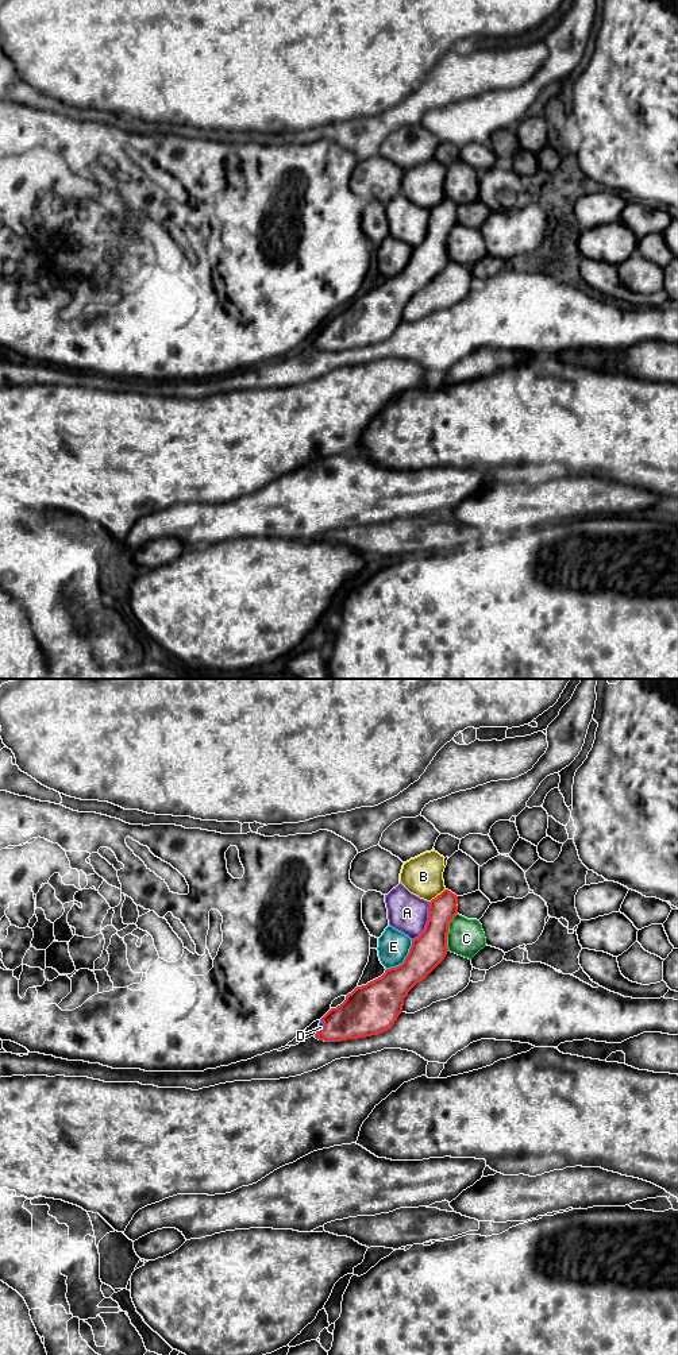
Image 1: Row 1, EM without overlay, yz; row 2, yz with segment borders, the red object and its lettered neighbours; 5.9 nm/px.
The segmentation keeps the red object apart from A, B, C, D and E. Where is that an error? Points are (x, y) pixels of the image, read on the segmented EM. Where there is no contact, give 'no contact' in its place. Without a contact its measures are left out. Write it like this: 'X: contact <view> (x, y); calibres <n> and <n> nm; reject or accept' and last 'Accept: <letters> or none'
A: contact yz (427, 922); calibres 200 and 240 nm; reject
B: contact yz (438, 895); calibres 160 and 240 nm; reject
C: contact yz (447, 931); calibres 200 and 220 nm; reject
D: contact yz (324, 1027); calibres 280 and 40 nm; accept
E: contact yz (405, 958); calibres 220 and 190 nm; reject
Accept: D

